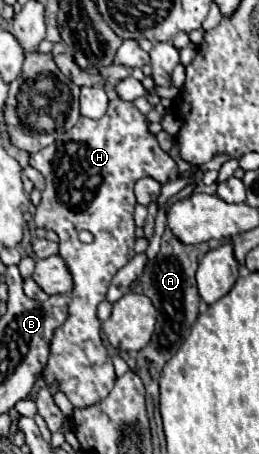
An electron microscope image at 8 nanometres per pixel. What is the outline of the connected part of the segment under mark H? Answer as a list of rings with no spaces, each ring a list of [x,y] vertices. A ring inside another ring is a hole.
[[[120,98],[110,100],[100,120],[80,116],[78,124],[58,138],[56,144],[32,154],[30,166],[46,178],[34,222],[38,228],[58,234],[60,256],[66,260],[74,278],[68,320],[54,332],[44,380],[48,386],[58,382],[70,402],[76,408],[84,408],[106,398],[116,380],[112,360],[100,338],[96,308],[106,298],[114,274],[136,254],[136,226],[132,218],[136,206],[134,184],[144,176],[152,176],[160,184],[174,182],[180,172],[176,162],[158,146],[156,136],[148,130],[146,116],[132,102]],[[80,230],[90,230],[94,242],[80,242]]]

